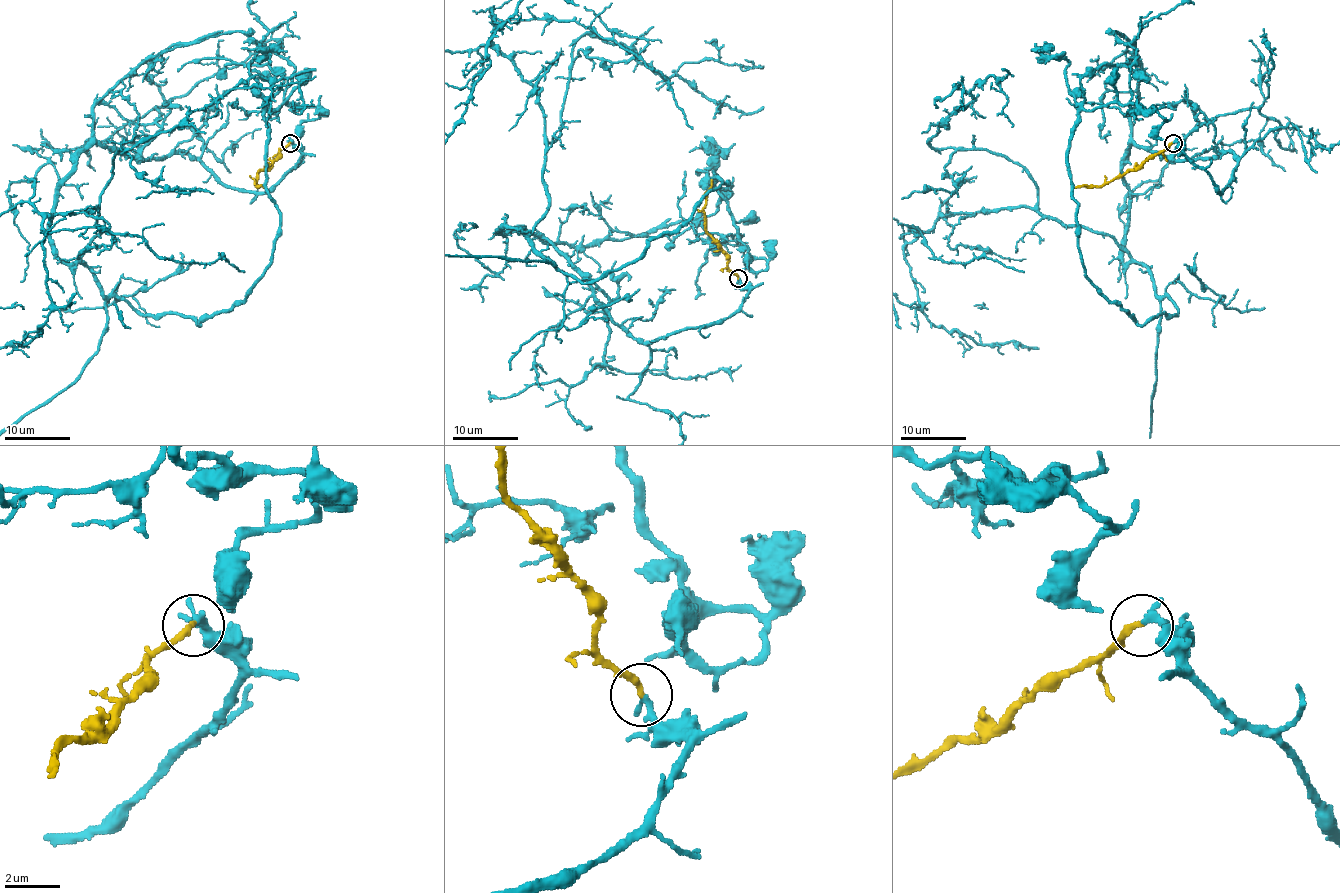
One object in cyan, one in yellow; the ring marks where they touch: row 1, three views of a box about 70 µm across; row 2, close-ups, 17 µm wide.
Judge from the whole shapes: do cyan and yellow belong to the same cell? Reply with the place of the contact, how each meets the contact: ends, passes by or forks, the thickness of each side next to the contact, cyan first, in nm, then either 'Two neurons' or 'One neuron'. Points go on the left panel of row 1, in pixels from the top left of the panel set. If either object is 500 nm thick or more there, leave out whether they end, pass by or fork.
Place: (290, 143). At the ring cyan ends. At the ring yellow ends. Thickness 280 nm (cyan) against 240 nm. One neuron

